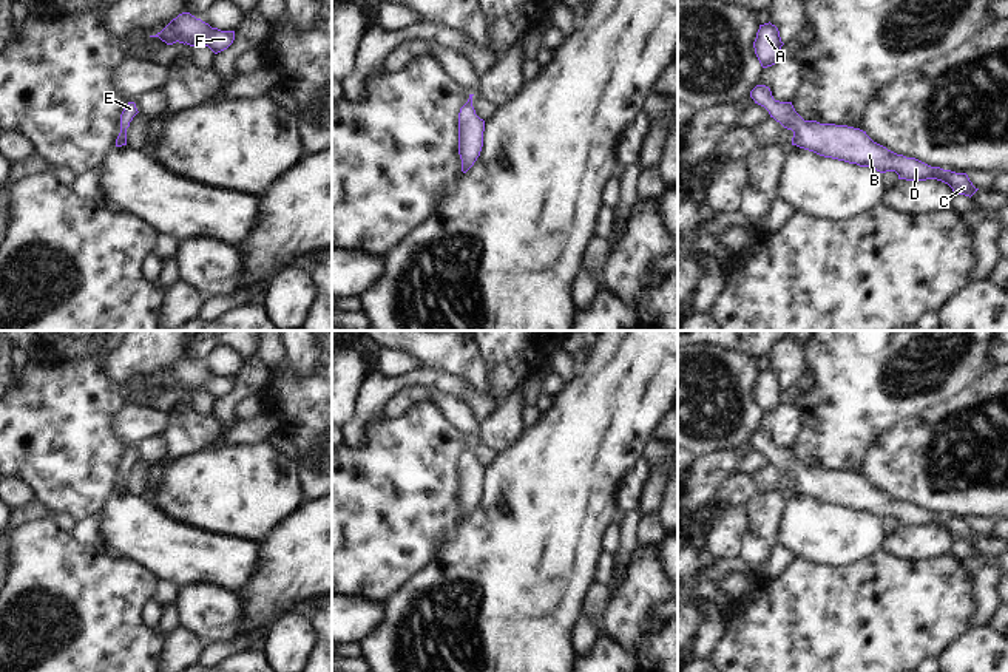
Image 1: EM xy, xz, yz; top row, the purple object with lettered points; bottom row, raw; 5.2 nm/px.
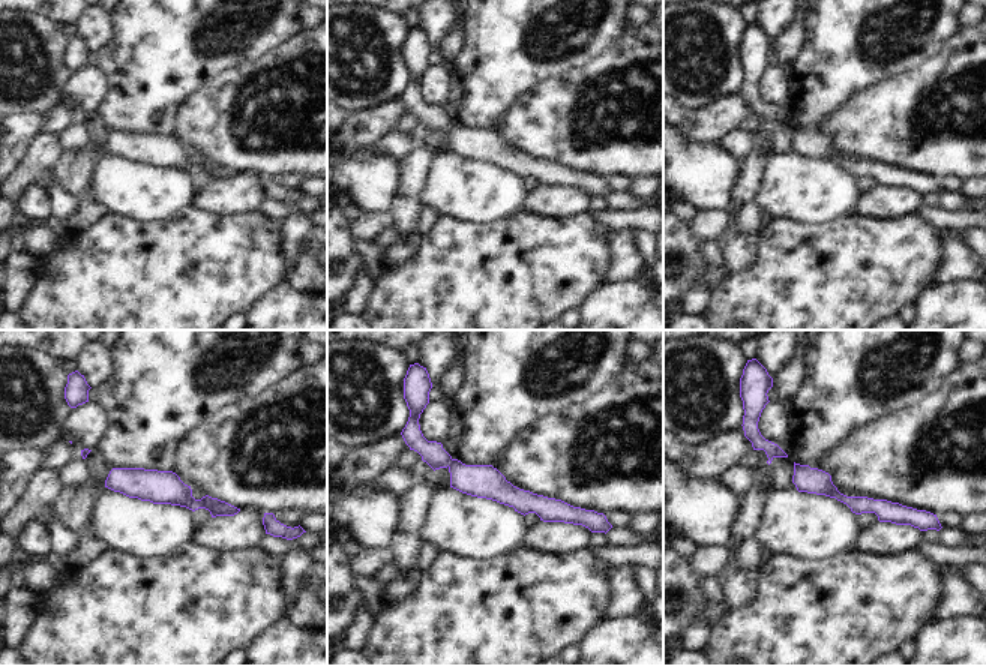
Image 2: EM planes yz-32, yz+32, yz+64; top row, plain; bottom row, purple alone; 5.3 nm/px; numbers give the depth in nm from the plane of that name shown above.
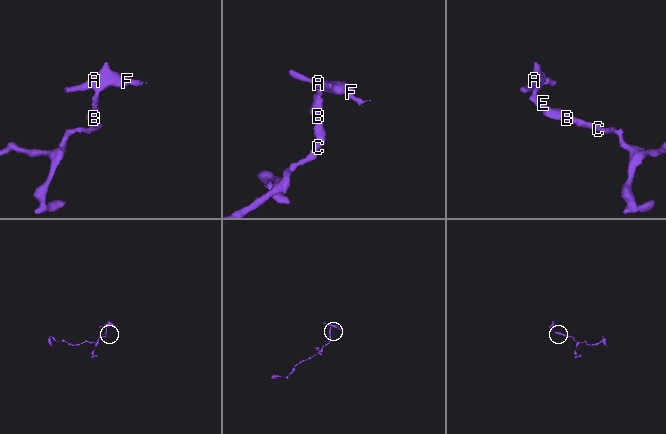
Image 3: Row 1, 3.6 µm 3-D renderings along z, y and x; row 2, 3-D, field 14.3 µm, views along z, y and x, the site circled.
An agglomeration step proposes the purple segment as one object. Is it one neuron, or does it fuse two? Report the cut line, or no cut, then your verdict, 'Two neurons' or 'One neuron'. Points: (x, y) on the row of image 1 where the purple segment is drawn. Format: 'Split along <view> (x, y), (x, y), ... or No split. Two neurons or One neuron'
No split. One neuron.

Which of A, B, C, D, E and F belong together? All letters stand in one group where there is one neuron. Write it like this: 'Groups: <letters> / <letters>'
Groups: A B C D E F.

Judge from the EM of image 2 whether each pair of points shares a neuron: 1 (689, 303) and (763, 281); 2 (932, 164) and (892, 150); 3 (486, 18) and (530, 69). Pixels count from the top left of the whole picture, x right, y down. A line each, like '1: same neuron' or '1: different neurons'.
1: different neurons
2: same neuron
3: same neuron

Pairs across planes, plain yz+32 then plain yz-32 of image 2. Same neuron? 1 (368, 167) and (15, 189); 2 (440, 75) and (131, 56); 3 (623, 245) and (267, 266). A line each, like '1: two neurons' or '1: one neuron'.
1: two neurons
2: two neurons
3: two neurons

